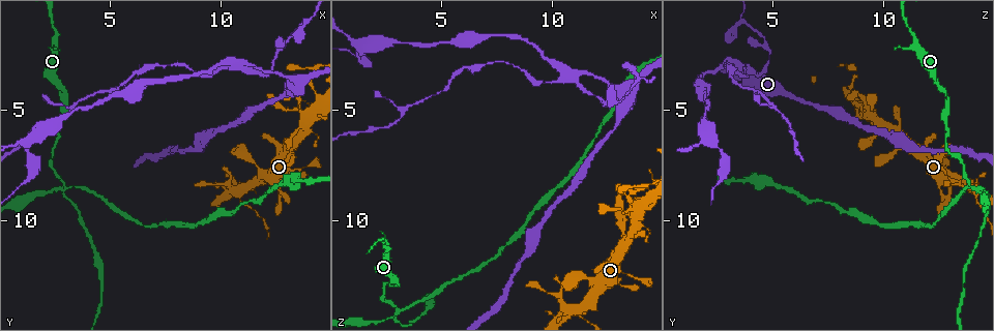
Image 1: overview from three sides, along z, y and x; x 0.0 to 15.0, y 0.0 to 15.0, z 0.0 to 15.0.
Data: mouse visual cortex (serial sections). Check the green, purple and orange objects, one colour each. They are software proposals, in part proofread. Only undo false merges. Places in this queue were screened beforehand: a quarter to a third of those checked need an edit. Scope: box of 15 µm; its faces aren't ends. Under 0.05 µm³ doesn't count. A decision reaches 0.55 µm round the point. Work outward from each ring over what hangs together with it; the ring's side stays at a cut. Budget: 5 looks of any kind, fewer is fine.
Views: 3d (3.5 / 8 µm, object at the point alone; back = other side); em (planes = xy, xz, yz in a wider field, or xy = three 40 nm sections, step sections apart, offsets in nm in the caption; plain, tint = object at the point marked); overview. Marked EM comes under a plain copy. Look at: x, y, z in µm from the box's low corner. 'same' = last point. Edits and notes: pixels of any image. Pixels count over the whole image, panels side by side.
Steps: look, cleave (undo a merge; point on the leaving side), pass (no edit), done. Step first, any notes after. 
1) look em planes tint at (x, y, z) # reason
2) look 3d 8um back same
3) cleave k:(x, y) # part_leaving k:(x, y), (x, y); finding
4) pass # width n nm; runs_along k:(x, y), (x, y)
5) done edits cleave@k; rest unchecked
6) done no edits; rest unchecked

look 3d 3.5um at (13.6, 6.0, 10.6)

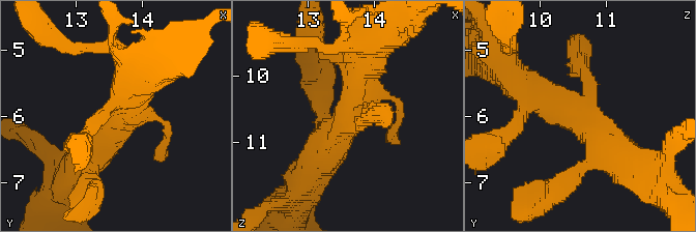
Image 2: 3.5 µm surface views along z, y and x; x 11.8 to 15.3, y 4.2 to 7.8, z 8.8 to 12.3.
look em xy step 3 tint at (13.65, 5.95, 10.55)

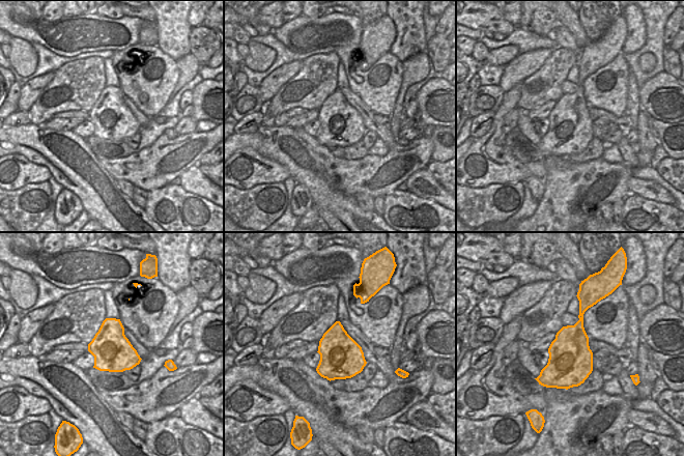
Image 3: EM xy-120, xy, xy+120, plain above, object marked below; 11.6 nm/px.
pass # runs_along 2:(620, 155), (522, 82); continuous, no second cell

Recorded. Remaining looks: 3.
look em xy step 2 tint at (10.9, 2.9, 3.3) # looks like a crossing

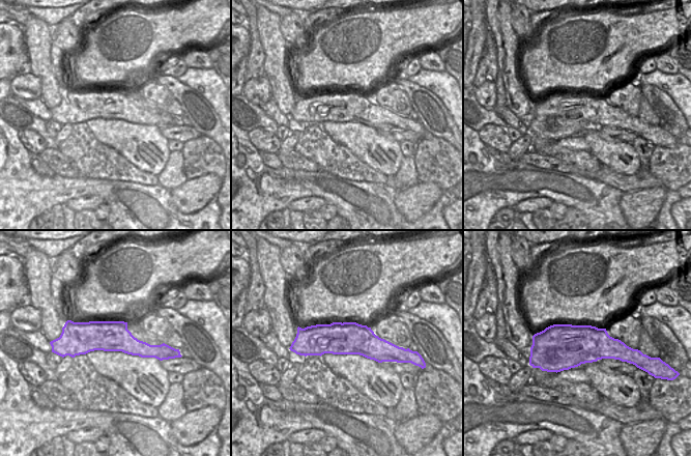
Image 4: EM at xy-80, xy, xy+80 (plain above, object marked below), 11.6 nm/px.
look 3d 3.5um back same

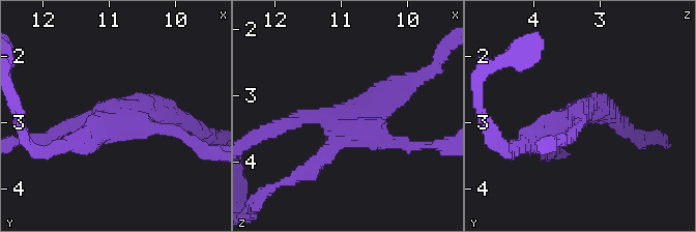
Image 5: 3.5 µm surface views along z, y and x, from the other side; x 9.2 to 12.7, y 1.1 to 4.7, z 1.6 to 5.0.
cleave 5:(97, 134) # arms 4; part_leaving 5:(114, 119), (172, 128), (206, 147); a second cell is stuck on

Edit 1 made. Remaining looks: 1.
done edits cleave@5; rest unchecked

